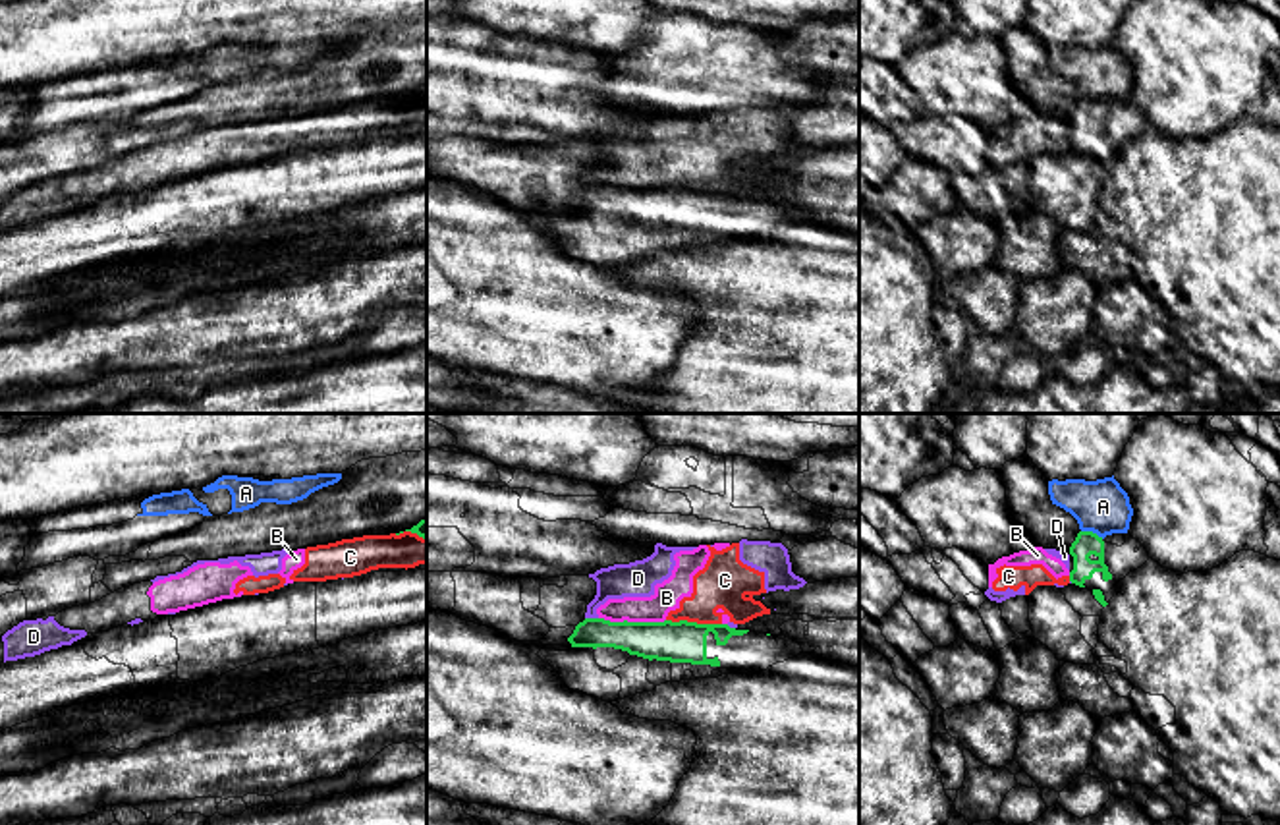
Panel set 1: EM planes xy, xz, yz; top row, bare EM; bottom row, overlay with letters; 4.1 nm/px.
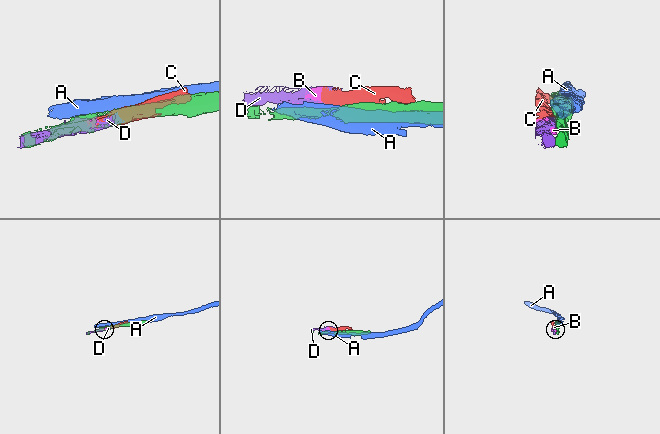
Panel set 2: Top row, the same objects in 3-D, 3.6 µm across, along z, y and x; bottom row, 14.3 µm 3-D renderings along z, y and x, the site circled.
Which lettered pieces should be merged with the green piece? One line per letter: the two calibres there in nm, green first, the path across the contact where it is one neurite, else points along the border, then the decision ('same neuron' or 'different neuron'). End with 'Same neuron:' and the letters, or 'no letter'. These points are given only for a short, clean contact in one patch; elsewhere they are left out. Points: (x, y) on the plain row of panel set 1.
A: 100 nm thick on the green side, 220 nm on the other; different neuron
B: 180 nm thick on the green side, 120 nm on the other; different neuron
C: 180 nm thick on the green side, 200 nm on the other; different neuron
D: 150 nm thick on the green side, 140 nm on the other; different neuron
Same neuron: no letter

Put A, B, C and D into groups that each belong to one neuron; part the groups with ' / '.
A / B C D

